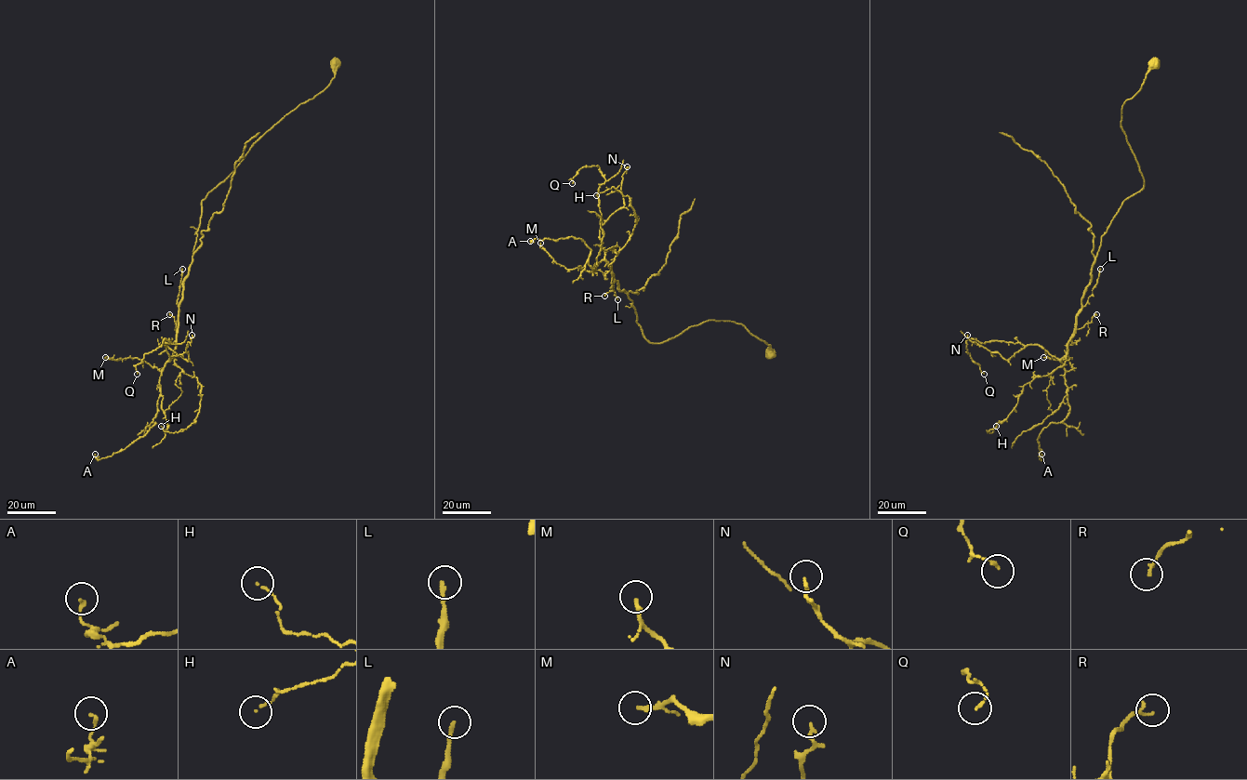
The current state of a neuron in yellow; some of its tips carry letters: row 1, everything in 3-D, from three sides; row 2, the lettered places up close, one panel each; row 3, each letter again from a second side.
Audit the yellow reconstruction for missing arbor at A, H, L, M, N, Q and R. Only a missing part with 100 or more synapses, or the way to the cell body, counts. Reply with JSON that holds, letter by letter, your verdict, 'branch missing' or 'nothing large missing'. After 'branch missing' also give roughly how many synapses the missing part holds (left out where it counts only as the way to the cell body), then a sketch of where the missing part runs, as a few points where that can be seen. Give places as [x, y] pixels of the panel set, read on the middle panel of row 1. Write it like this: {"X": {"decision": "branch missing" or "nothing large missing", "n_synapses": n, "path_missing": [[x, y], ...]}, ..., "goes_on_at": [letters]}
{"A": {"decision": "nothing large missing"}, "H": {"decision": "nothing large missing"}, "L": {"decision": "nothing large missing"}, "M": {"decision": "nothing large missing"}, "N": {"decision": "nothing large missing"}, "Q": {"decision": "nothing large missing"}, "R": {"decision": "nothing large missing"}, "goes_on_at": []}

